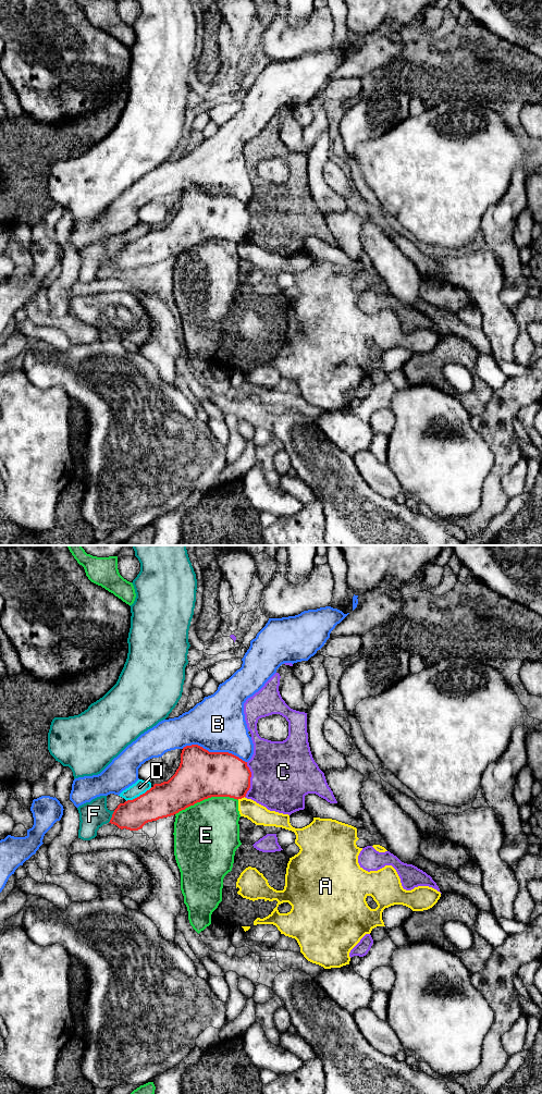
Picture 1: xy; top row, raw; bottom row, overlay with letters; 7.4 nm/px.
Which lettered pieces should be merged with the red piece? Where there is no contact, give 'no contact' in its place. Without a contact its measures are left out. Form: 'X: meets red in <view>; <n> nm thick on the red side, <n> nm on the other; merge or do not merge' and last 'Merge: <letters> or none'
A: meets red in xy; 340 nm thick on the red side, 140 nm on the other; do not merge
B: meets red in xy; 360 nm thick on the red side, 400 nm on the other; do not merge
C: meets red in xy; 340 nm thick on the red side, 460 nm on the other; do not merge
D: meets red in xy; 260 nm thick on the red side, 100 nm on the other; do not merge
E: meets red in xy; 360 nm thick on the red side, 460 nm on the other; do not merge
F: meets red in xy; 220 nm thick on the red side, 200 nm on the other; do not merge
Merge: none

